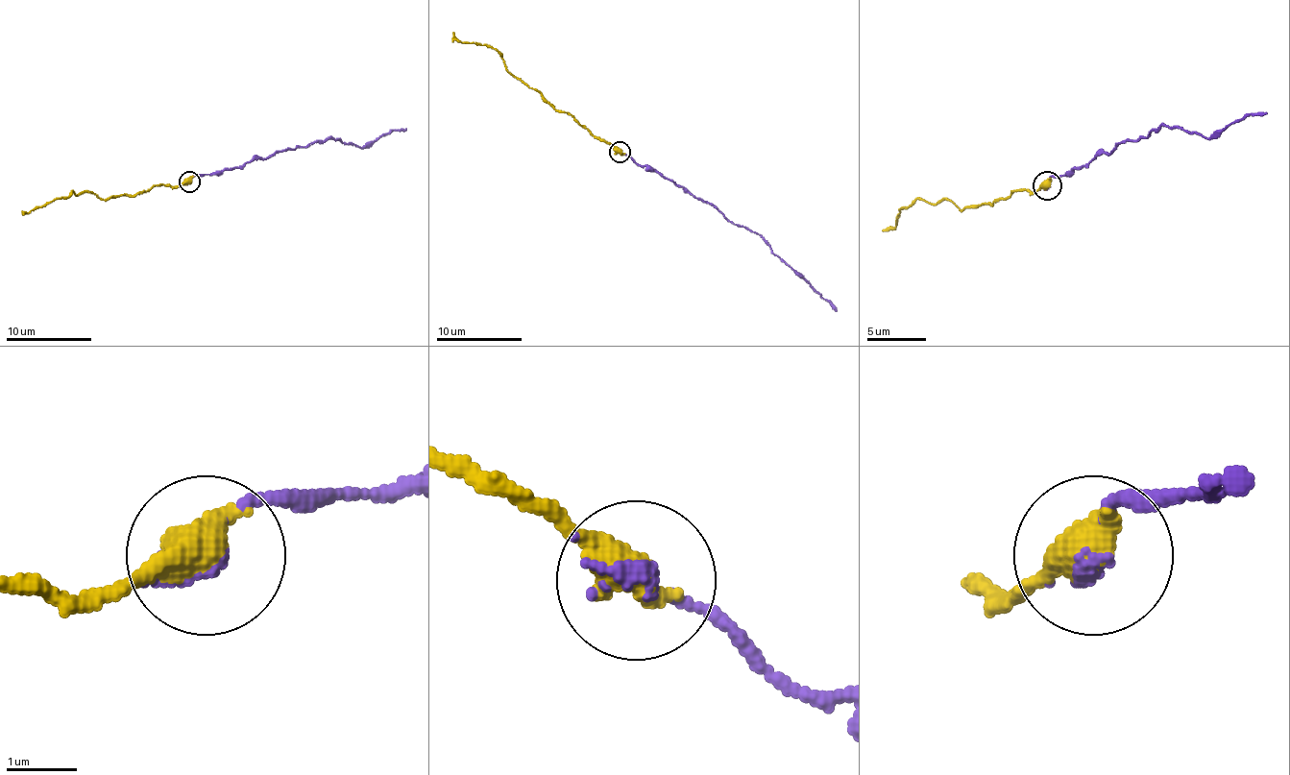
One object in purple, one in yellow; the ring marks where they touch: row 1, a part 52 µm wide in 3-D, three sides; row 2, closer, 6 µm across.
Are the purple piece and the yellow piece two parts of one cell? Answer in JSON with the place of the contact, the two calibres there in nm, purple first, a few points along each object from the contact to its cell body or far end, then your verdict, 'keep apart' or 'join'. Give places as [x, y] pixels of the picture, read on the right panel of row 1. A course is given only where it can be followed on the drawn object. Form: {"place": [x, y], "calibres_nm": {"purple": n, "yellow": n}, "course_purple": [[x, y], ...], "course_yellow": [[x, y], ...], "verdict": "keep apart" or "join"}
{"place": [1047, 185], "calibres_nm": {"purple": 130, "yellow": 650}, "course_purple": [[1048, 186], [1051, 178], [1159, 128], [1219, 136], [1230, 124], [1266, 112]], "course_yellow": [[1048, 186], [960, 209], [948, 201], [912, 201], [883, 230]], "verdict": "join"}

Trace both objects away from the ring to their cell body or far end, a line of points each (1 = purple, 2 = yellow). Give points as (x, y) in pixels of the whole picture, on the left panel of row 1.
1: (190, 182), (194, 176), (220, 174), (283, 150), (328, 139), (371, 146), (379, 137), (405, 129)
2: (190, 182), (166, 186), (158, 184), (134, 195), (100, 199), (87, 193), (70, 193), (23, 214)

